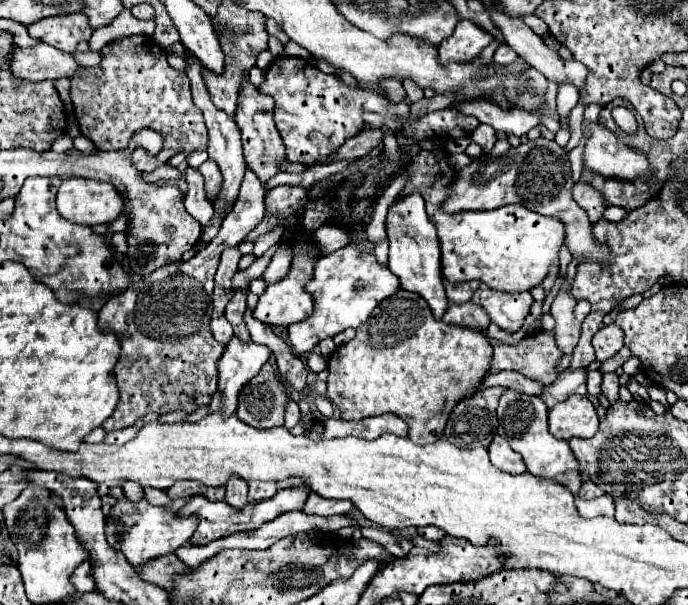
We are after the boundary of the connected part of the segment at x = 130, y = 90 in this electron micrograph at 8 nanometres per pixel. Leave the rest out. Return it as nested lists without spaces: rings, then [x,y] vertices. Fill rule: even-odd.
[[[128,36],[106,44],[98,66],[82,66],[72,78],[72,102],[80,132],[96,144],[98,150],[126,150],[134,132],[154,128],[164,136],[160,156],[148,156],[144,150],[130,154],[140,172],[152,172],[180,152],[206,150],[208,130],[200,110],[192,102],[190,82],[184,72],[168,66],[166,52],[150,36]]]

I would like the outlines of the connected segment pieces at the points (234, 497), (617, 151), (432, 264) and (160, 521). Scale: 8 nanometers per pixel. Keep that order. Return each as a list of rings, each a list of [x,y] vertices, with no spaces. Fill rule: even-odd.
[[[232,478],[232,482],[228,482],[226,486],[226,502],[236,508],[242,510],[246,506],[246,494],[248,494],[248,484],[240,482],[240,478]]]
[[[598,122],[590,124],[592,136],[584,148],[584,166],[606,176],[606,178],[624,178],[632,180],[638,174],[648,174],[648,158],[644,154],[624,146],[614,132],[600,126]]]
[[[410,194],[410,196],[394,202],[388,210],[386,230],[389,241],[388,266],[390,266],[390,272],[398,276],[402,290],[420,294],[428,302],[432,314],[438,320],[442,320],[442,316],[448,308],[448,300],[446,300],[444,286],[442,286],[440,246],[438,246],[436,230],[428,222],[424,198],[420,198],[420,194]],[[414,254],[418,254],[418,258]]]
[[[142,498],[140,502],[118,500],[118,504],[112,508],[112,514],[106,518],[106,536],[108,544],[114,550],[120,550],[126,560],[134,568],[138,568],[148,560],[176,552],[190,540],[196,526],[196,518],[178,518],[176,512],[170,512],[162,506],[152,506],[146,498]]]

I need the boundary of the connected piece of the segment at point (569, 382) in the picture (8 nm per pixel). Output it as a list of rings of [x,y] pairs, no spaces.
[[[568,368],[568,370],[560,372],[556,382],[546,386],[540,396],[544,398],[546,406],[552,408],[554,404],[568,400],[568,396],[572,396],[572,394],[586,394],[586,370]]]

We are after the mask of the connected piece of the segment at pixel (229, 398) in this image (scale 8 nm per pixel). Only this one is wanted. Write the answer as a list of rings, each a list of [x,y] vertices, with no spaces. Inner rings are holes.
[[[232,338],[226,344],[226,352],[218,362],[218,392],[222,394],[220,412],[224,418],[236,414],[238,394],[242,386],[260,372],[270,356],[270,348],[254,342],[244,344],[238,338]]]

